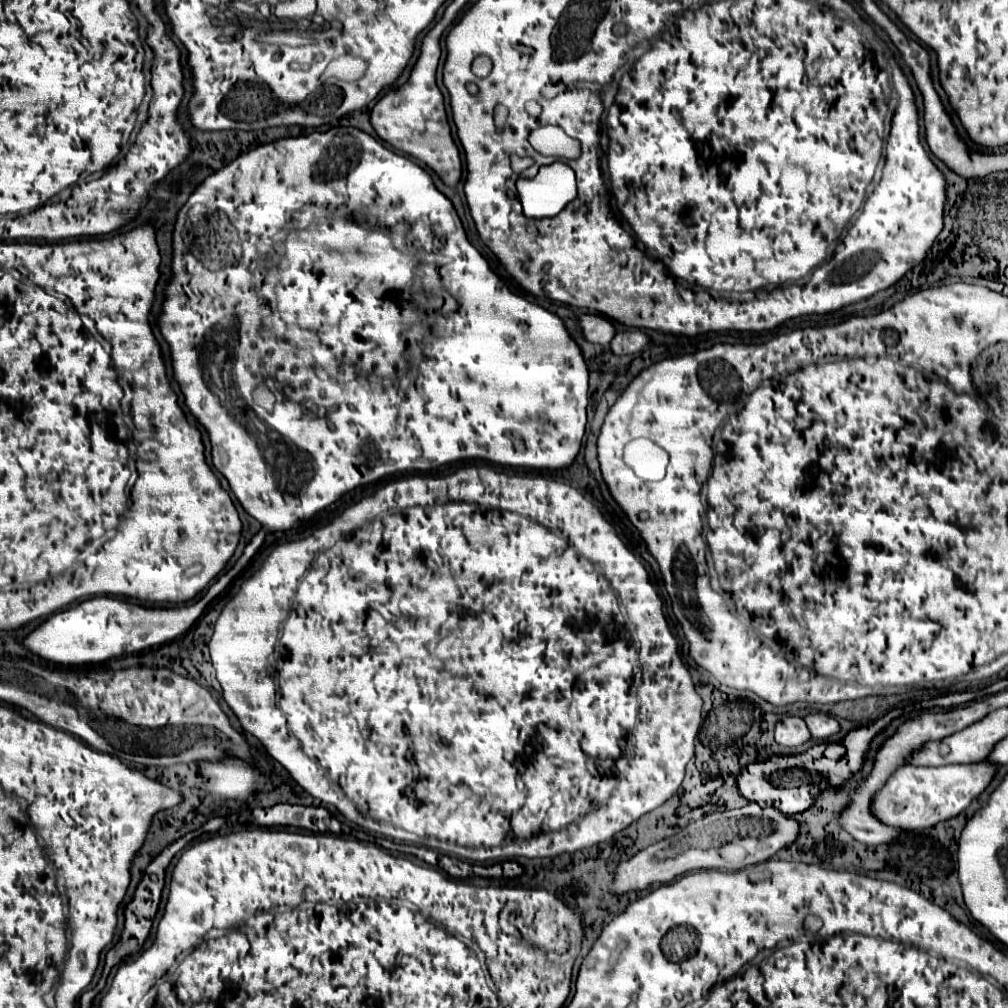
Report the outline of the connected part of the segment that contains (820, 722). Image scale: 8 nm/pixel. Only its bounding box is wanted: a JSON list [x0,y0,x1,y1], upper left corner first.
[805,712,841,742]

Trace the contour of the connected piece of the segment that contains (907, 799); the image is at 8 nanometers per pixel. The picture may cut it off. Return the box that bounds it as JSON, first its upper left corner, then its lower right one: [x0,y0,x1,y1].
[873,760,999,830]

